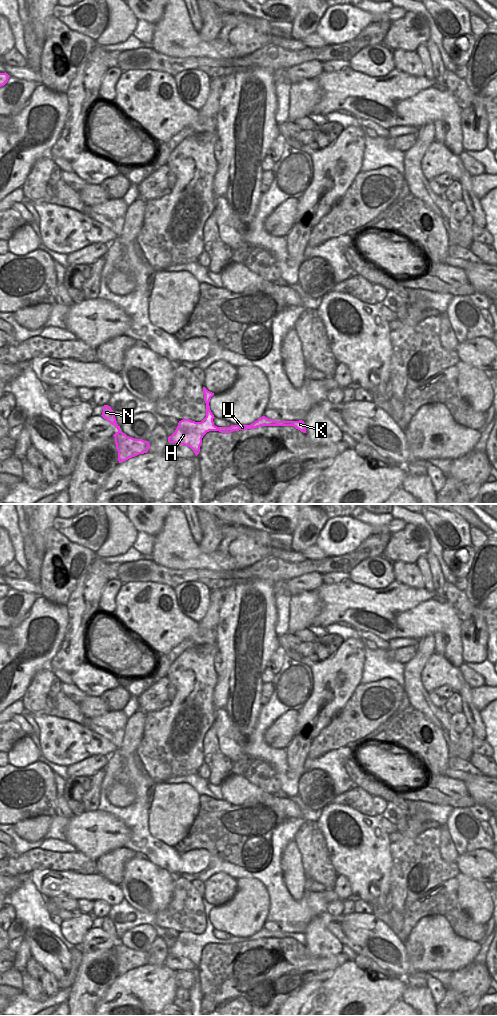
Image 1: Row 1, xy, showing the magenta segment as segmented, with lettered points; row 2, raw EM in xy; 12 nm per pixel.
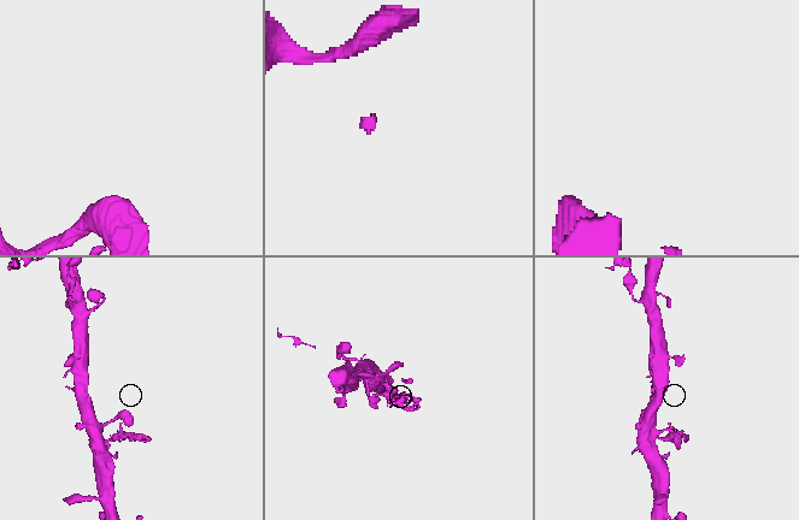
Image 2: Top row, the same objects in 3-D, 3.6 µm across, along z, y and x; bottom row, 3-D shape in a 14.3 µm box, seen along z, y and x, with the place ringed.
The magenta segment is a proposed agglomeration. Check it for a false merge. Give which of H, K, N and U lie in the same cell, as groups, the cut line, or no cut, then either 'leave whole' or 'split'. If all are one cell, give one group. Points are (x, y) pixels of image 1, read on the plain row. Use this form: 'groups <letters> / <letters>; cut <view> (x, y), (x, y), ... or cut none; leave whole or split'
groups H K U / N; cut xy (105, 930), (115, 931); split

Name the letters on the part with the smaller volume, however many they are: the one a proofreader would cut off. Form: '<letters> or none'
H, K, U

